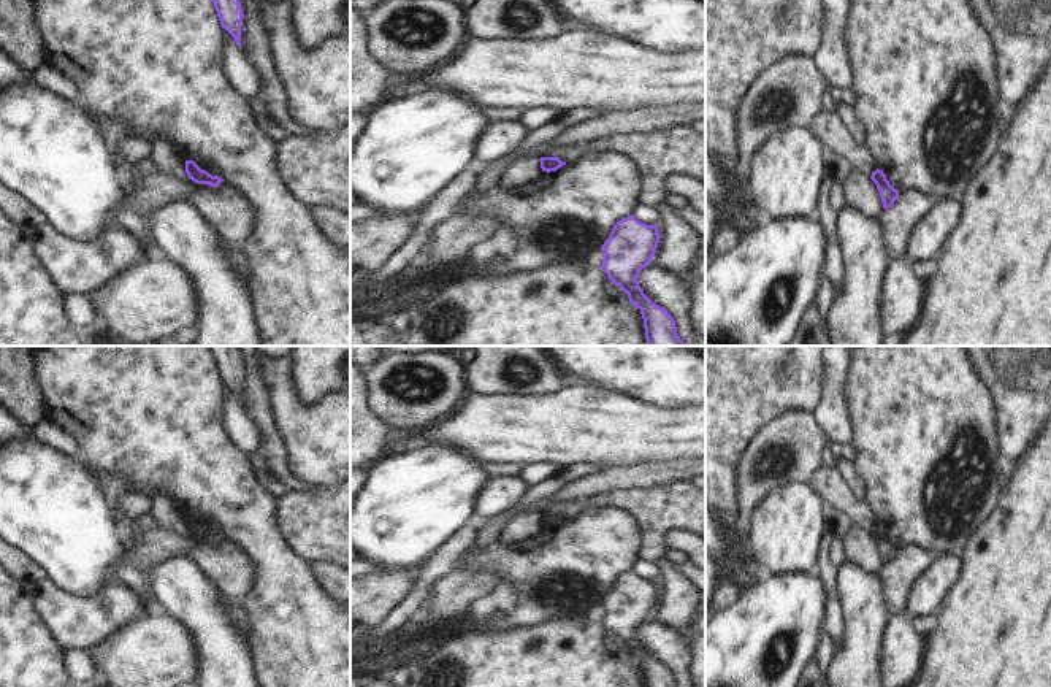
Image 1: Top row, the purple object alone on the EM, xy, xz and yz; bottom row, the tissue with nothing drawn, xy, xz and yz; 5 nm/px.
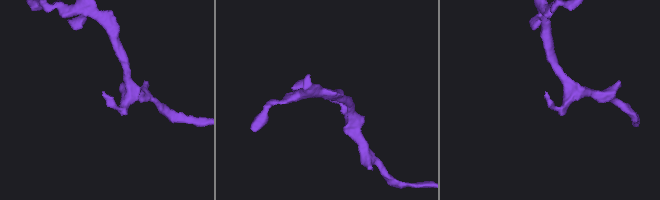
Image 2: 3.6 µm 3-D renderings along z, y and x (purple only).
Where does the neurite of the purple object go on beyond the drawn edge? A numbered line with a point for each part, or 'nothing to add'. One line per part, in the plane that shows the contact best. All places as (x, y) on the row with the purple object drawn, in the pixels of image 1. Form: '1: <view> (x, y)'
nothing to add

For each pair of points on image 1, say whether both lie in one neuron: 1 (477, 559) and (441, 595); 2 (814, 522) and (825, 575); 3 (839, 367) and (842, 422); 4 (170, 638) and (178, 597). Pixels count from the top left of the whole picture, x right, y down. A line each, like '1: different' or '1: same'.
1: different
2: different
3: same
4: different

